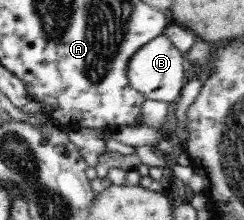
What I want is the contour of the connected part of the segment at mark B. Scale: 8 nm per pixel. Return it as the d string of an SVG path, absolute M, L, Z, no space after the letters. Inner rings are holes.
M164 33L142 45L135 54L129 58L127 77L129 85L140 91L145 99L164 101L165 103L177 102L180 99L181 89L186 84L187 73L183 67L183 52Z

